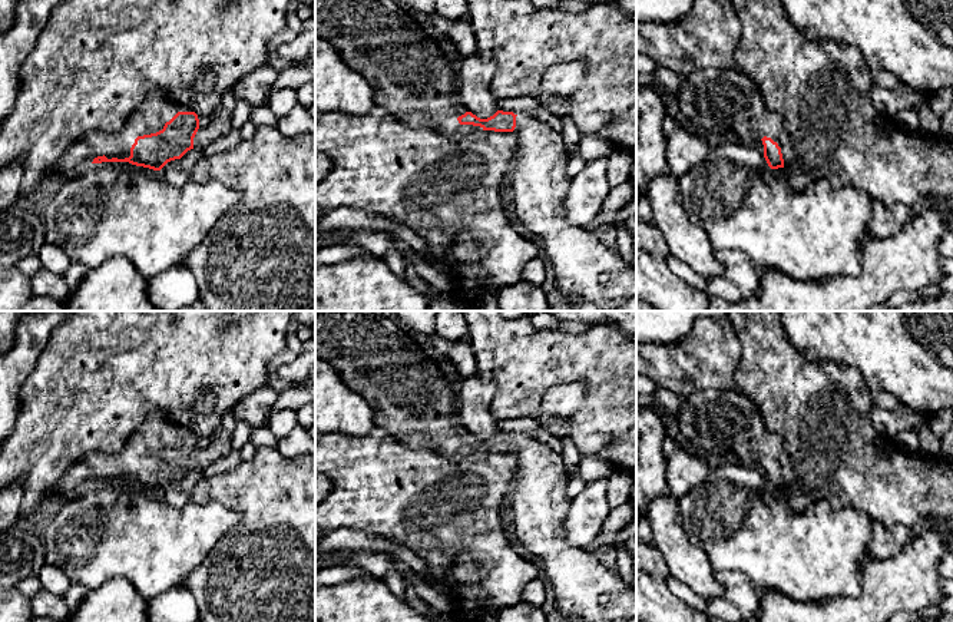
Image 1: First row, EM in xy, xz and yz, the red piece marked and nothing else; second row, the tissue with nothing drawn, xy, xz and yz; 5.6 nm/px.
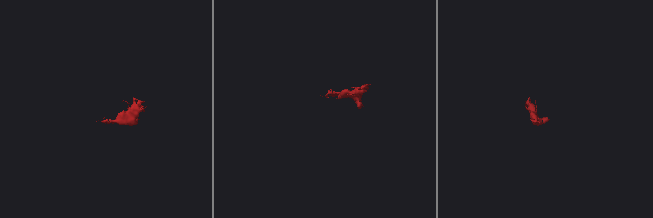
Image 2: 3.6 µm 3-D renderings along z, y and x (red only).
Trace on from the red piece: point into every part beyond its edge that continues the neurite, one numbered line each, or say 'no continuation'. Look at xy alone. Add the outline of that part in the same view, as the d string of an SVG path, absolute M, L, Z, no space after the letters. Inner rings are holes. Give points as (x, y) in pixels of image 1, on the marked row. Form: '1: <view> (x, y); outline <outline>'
1: xy (156, 109); outline M162 92L149 93L139 109L133 112L123 126L112 133L90 132L83 139L72 143L63 152L53 172L69 176L97 156L125 159L138 136L156 133L163 129L178 112L191 112L175 105Z
2: xy (218, 125); outline M232 90L224 93L219 107L209 116L208 123L198 129L193 149L202 150L208 143L225 136L232 129L231 119L236 100Z

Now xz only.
1: xz (412, 78); outline M315 0L315 34L328 40L351 69L370 80L375 105L400 120L433 128L446 136L483 130L457 120L469 112L457 83L459 63L451 63L428 32L393 0Z
2: xz (585, 268); outline M525 113L516 116L514 132L517 145L510 162L509 196L523 225L542 238L545 255L552 262L556 288L562 297L568 302L579 298L580 304L576 311L610 311L635 297L636 268L619 252L603 245L588 228L568 221L565 199L570 185L569 156L565 152L562 135Z

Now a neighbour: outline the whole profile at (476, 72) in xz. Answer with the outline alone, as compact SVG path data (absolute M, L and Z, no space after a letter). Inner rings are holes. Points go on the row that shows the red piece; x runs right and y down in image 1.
M479 52L459 62L459 89L464 107L480 119L493 116L497 110L497 97L490 90L497 62L483 57Z

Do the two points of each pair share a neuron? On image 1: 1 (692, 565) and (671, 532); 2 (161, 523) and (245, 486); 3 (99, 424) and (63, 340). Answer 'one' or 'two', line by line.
1: one
2: two
3: one

